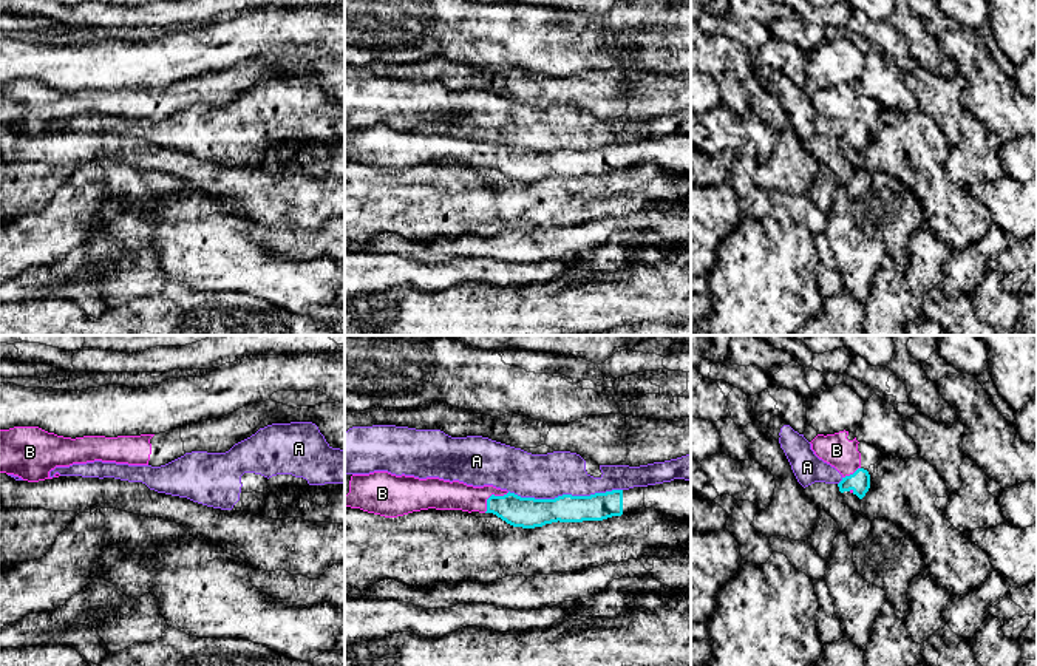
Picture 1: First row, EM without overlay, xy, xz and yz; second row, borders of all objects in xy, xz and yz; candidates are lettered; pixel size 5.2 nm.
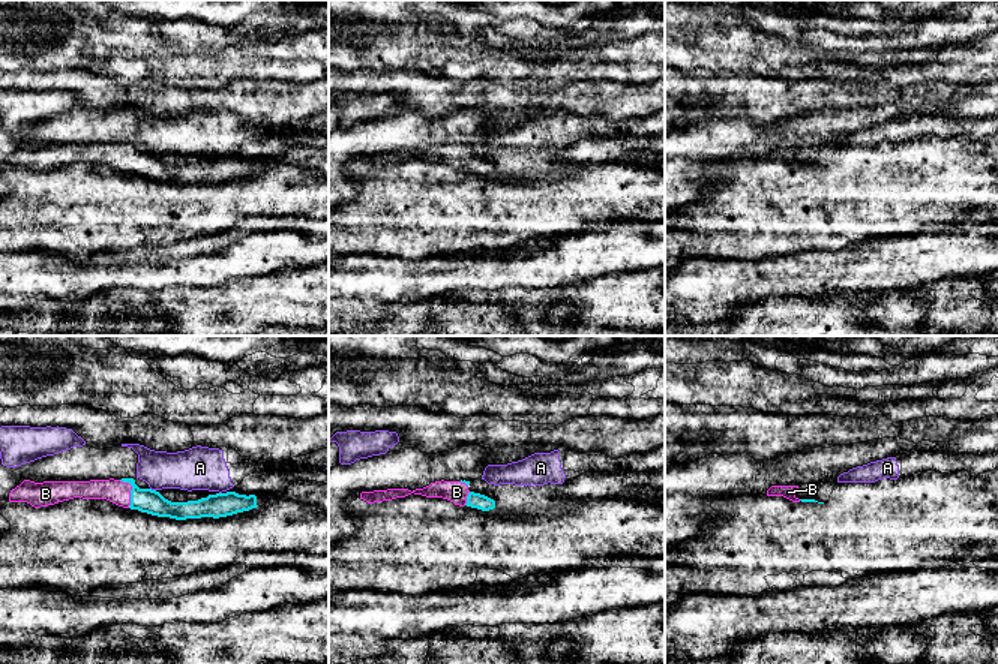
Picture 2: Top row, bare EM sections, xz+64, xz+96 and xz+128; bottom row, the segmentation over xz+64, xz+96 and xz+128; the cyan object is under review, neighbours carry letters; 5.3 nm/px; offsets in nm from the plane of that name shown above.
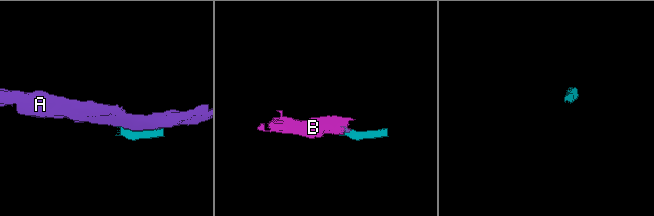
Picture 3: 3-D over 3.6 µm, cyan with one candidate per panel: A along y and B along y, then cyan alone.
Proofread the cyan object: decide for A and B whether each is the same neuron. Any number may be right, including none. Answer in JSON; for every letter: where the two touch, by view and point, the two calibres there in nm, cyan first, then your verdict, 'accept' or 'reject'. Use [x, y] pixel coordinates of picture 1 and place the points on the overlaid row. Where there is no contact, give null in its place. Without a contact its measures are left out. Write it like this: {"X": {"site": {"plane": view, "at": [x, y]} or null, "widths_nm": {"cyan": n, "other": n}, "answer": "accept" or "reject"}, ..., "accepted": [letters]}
{"A": {"site": {"plane": "xz", "at": [564, 495]}, "widths_nm": {"cyan": 160, "other": 240}, "answer": "reject"}, "B": {"site": {"plane": "xz", "at": [492, 495]}, "widths_nm": {"cyan": 160, "other": 160}, "answer": "accept"}, "accepted": ["B"]}

